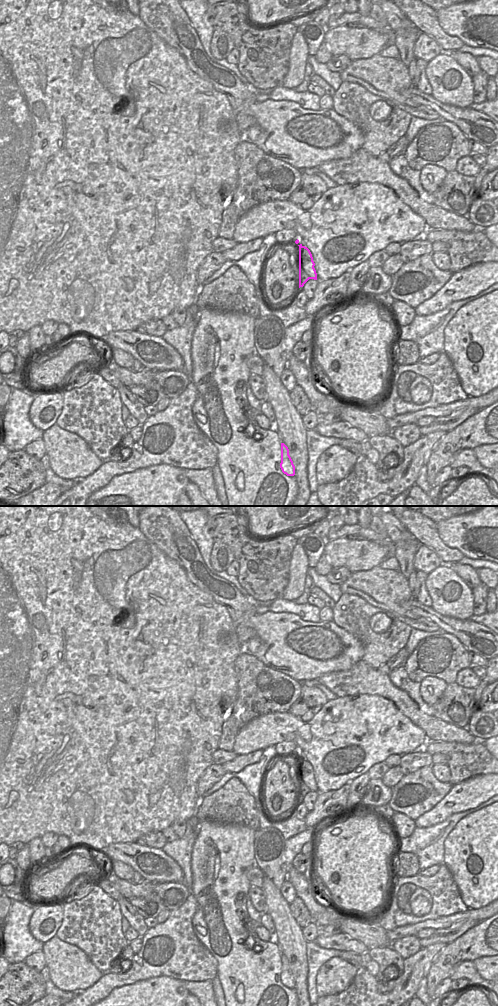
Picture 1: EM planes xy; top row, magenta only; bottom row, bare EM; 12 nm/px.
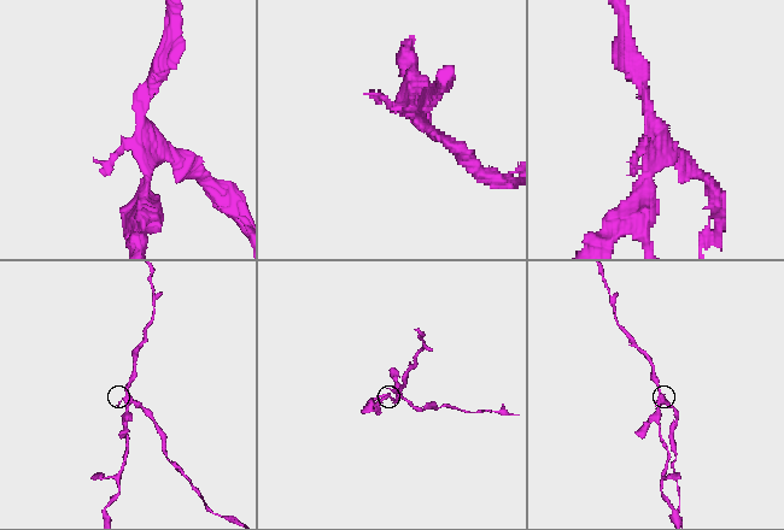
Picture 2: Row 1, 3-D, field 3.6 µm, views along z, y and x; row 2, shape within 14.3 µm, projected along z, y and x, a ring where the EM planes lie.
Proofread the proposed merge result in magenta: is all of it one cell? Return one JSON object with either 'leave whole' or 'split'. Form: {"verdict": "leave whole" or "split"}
{"verdict": "split"}

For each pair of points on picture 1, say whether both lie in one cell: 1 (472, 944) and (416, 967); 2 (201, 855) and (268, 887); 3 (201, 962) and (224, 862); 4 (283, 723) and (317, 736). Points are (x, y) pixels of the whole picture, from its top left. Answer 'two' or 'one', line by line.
1: two
2: two
3: two
4: one

